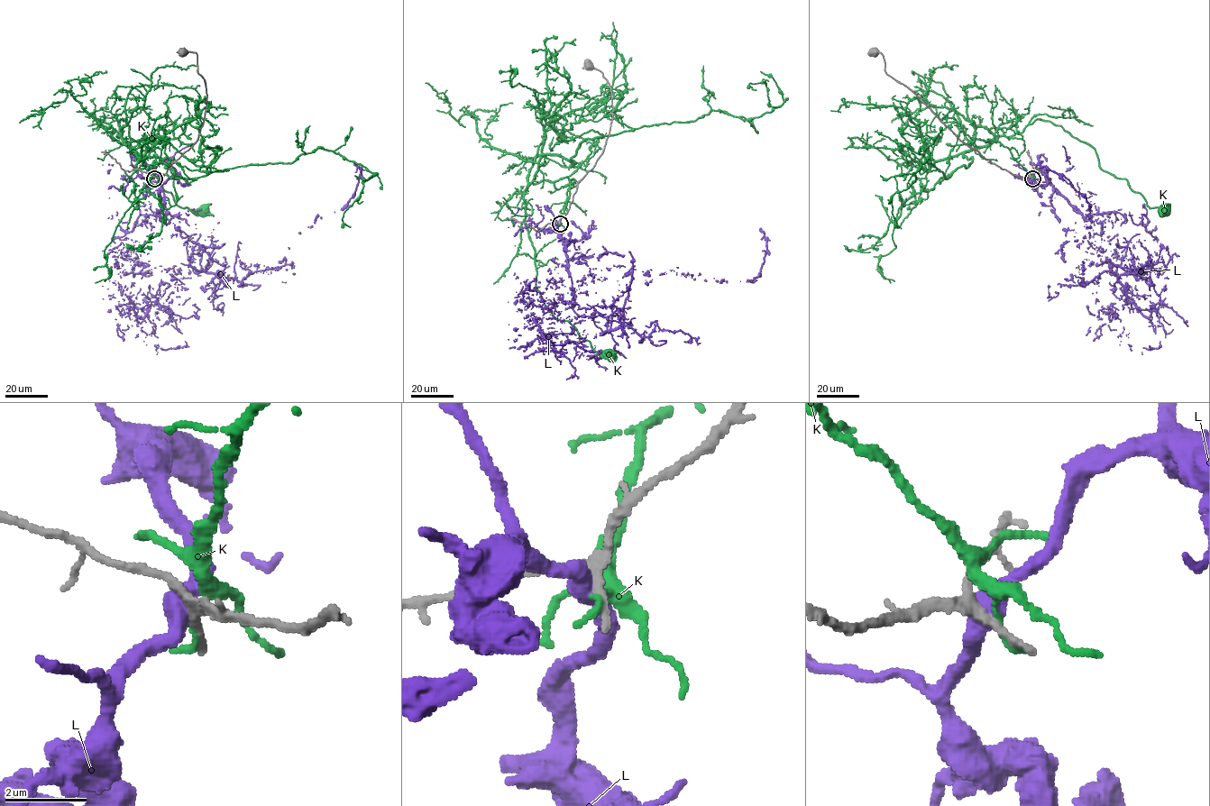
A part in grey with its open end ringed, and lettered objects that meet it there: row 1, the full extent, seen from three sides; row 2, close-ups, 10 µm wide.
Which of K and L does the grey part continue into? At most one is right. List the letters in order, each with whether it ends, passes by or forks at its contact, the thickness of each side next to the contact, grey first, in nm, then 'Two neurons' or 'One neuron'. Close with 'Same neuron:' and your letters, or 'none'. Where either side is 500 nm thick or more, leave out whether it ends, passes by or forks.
K: It ends there. Thickness 260 nm (grey) against 180 nm. Two neurons
L: It passes by. Thickness 200 nm (grey) against 480 nm. Two neurons
Same neuron: none

